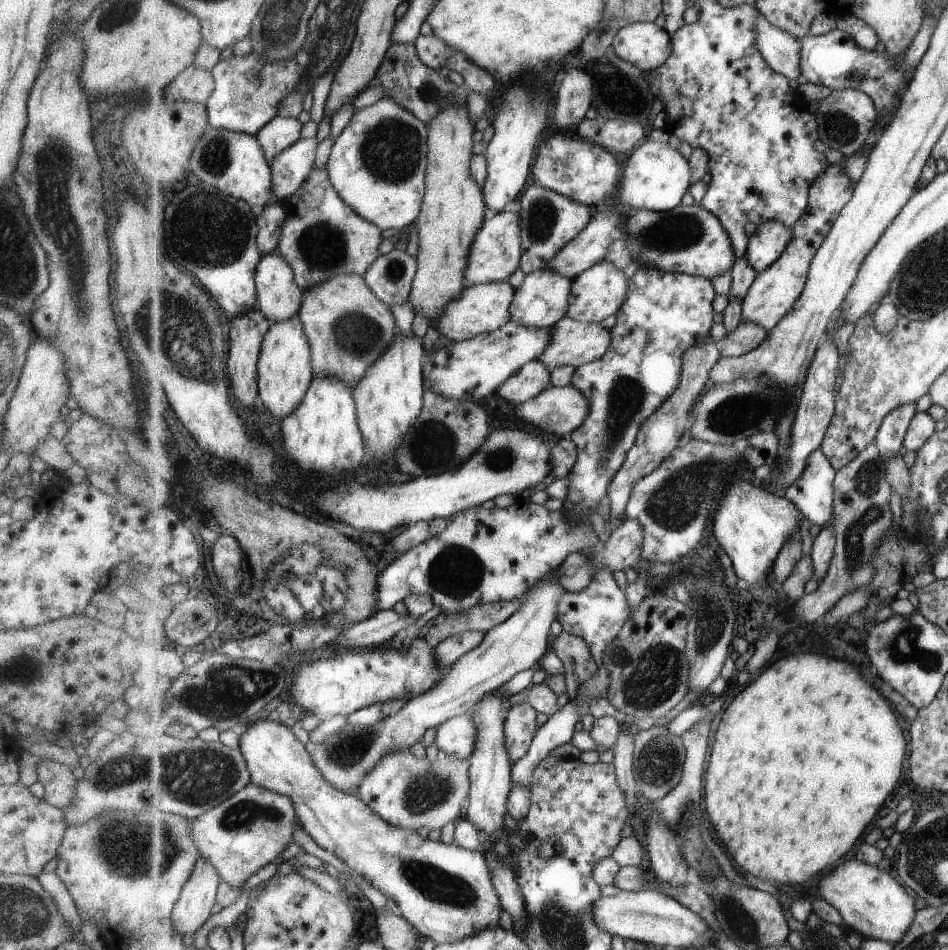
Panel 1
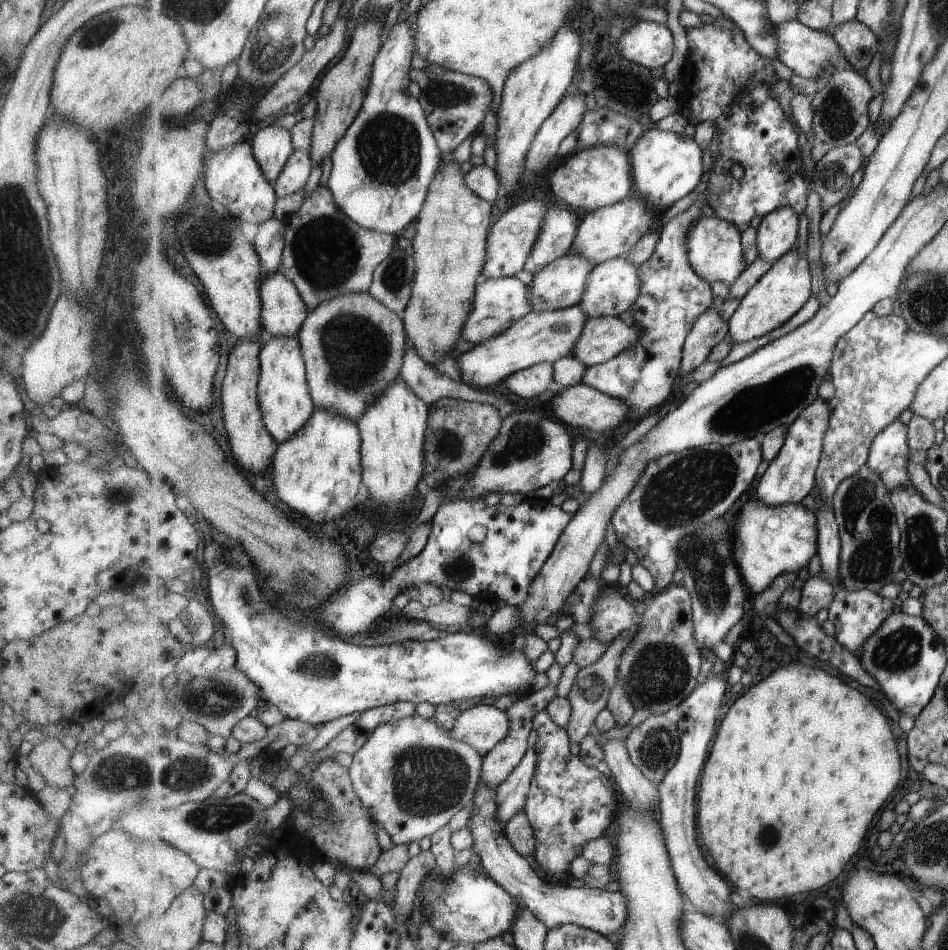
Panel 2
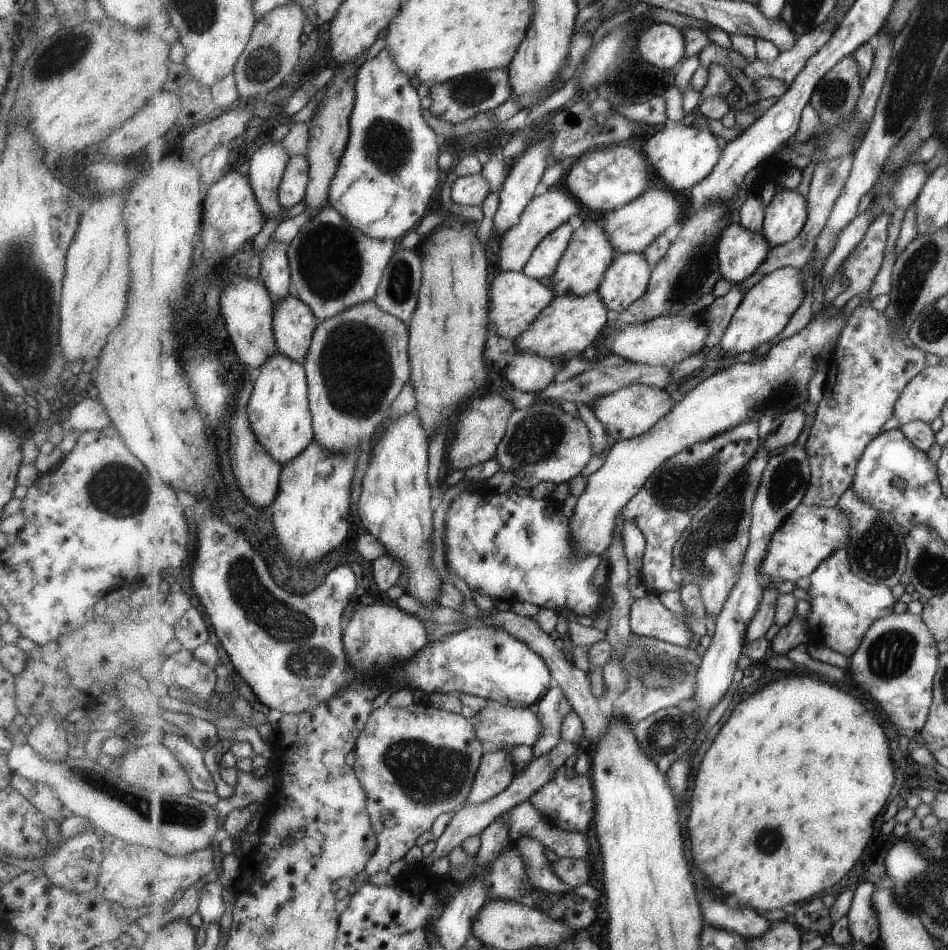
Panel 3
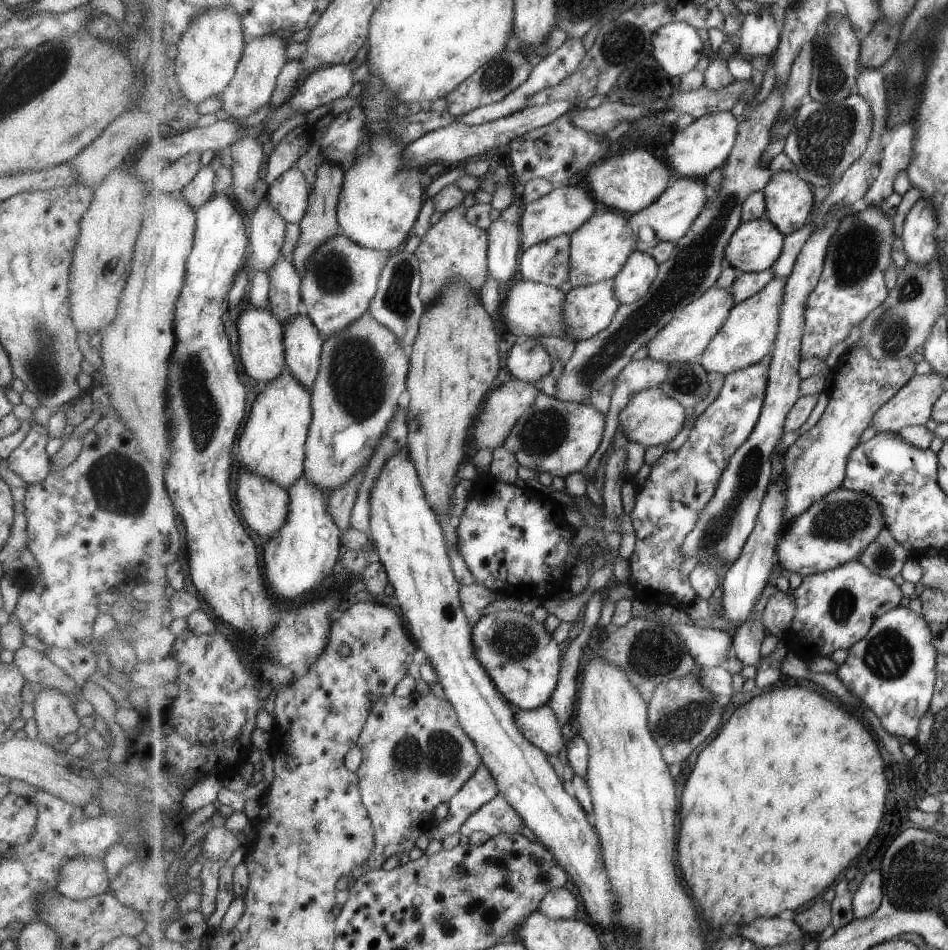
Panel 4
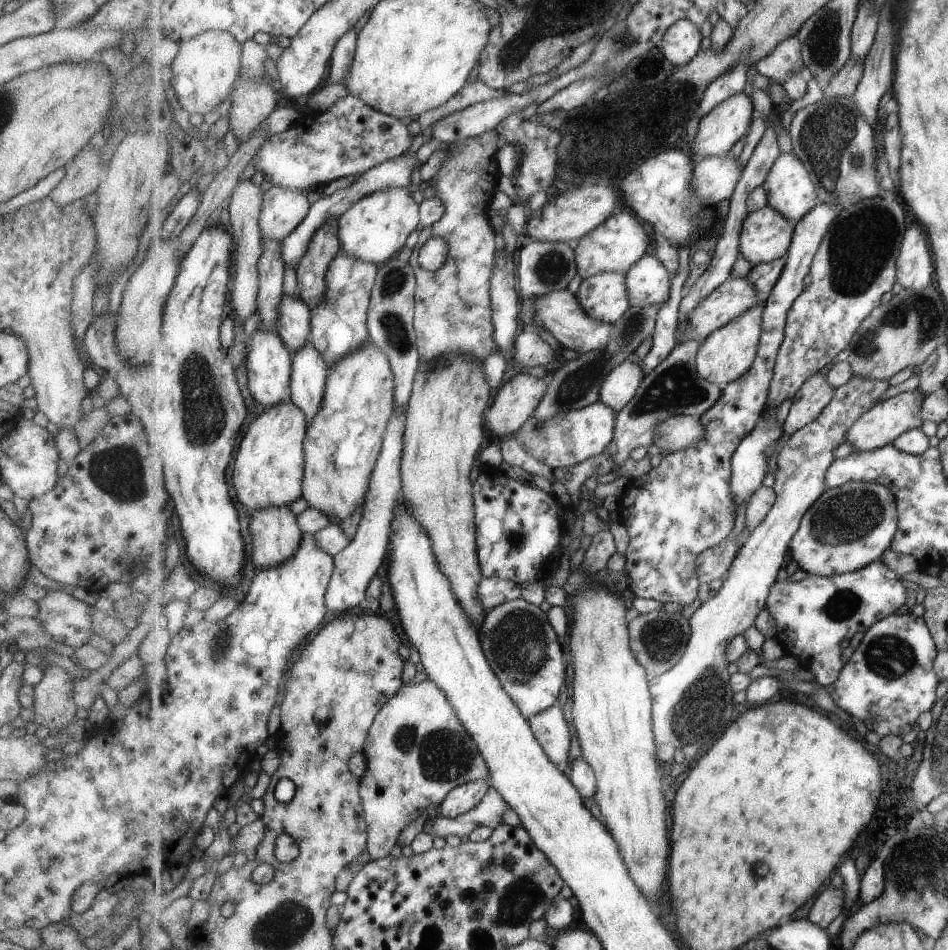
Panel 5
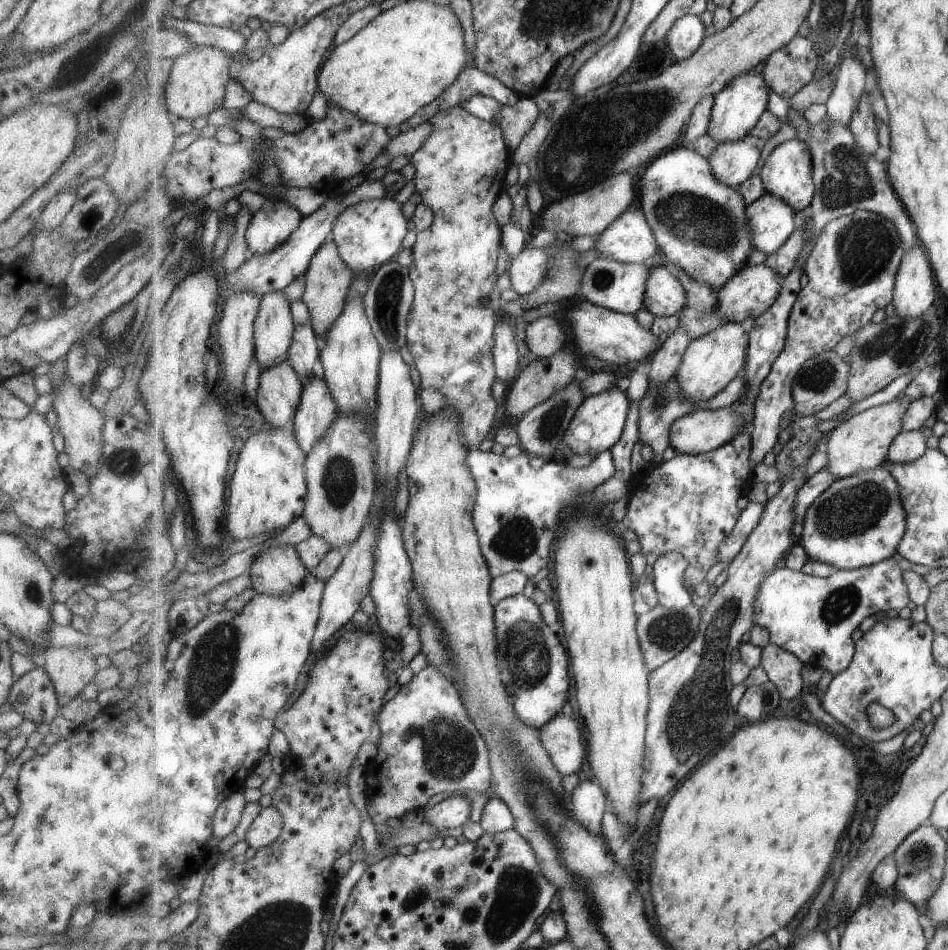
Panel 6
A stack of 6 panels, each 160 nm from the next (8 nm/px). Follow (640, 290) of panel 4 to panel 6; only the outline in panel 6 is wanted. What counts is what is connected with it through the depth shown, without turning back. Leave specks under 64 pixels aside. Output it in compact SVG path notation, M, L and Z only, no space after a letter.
M650 265L650 278L646 282L644 306L654 316L679 314L686 305L687 293L681 279L669 266Z

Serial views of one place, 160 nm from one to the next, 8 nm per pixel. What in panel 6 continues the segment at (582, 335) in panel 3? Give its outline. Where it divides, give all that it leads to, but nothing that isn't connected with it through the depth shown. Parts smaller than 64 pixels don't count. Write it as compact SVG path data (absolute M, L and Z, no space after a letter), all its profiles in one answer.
M599 256L584 272L579 297L612 311L634 314L639 308L645 308L646 282L650 278L650 270L648 263L624 263Z

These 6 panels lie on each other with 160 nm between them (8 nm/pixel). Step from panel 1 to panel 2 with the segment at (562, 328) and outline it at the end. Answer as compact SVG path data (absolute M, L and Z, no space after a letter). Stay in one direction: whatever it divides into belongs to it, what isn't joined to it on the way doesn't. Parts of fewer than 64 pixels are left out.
M617 317L590 318L572 355L587 367L593 367L633 348L643 338L643 328L635 322L627 324Z

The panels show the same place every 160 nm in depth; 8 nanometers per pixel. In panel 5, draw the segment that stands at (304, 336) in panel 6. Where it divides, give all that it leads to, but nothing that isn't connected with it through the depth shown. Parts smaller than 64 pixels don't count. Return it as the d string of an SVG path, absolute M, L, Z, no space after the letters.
M286 294L282 298L279 312L278 324L280 326L277 331L287 348L296 354L305 343L309 343L311 308L301 296Z

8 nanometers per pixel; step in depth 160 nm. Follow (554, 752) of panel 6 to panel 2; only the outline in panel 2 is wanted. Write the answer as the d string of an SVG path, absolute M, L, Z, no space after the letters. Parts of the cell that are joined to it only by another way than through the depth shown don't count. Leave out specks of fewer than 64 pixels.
M488 701L463 711L451 726L457 740L471 744L485 758L511 732L511 716Z

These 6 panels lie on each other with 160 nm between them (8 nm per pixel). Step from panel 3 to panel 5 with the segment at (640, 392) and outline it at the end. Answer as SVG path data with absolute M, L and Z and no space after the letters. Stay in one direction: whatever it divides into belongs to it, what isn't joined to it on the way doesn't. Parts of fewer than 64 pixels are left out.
M673 415L660 422L654 432L654 444L665 454L699 446L706 437L706 426L691 415Z

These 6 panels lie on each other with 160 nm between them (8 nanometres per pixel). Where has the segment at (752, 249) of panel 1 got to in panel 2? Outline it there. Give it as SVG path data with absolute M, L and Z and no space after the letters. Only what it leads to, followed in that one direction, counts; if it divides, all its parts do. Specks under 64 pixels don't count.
M781 206L758 221L758 254L775 261L791 254L799 234L799 212L793 206Z

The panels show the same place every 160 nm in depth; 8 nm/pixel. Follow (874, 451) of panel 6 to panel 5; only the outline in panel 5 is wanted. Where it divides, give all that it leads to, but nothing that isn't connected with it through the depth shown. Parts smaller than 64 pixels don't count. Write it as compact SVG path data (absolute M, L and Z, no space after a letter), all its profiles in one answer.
M918 386L912 391L898 393L877 403L869 412L863 414L848 432L846 440L854 444L853 452L878 449L893 443L904 432L923 426L922 406L925 399L925 393Z

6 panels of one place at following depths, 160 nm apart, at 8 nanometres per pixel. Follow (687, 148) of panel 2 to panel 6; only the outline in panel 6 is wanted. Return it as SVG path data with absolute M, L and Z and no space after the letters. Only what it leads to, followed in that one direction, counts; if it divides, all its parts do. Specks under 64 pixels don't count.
M745 73L716 94L708 135L716 141L740 141L750 134L768 109L771 88L763 74Z

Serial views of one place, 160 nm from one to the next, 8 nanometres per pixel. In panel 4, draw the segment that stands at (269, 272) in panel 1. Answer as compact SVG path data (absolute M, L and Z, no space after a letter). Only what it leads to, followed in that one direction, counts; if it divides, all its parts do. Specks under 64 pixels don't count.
M304 311L288 318L286 322L285 344L289 371L311 394L322 368L322 350L326 339Z

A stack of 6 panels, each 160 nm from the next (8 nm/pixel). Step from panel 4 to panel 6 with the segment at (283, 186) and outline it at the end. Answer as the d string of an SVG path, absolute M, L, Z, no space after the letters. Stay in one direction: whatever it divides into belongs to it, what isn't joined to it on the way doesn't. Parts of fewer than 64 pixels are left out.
M287 201L264 202L261 209L251 216L245 233L247 256L262 255L277 250L290 240L291 234L302 224L304 216Z

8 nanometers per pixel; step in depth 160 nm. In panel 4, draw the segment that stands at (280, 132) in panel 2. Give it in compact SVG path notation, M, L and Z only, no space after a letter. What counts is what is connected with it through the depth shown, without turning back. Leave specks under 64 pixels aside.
M269 188L248 216L249 263L255 271L270 274L285 244L285 217L272 205Z

